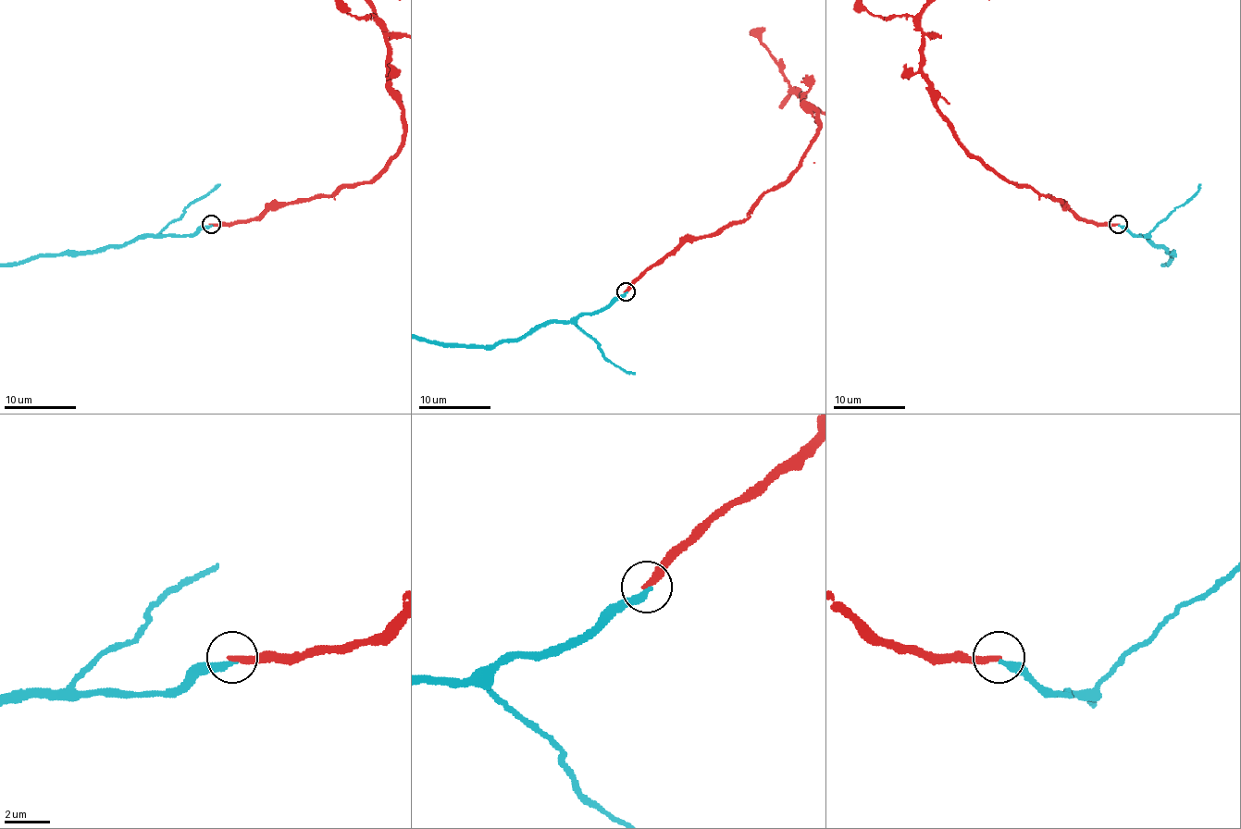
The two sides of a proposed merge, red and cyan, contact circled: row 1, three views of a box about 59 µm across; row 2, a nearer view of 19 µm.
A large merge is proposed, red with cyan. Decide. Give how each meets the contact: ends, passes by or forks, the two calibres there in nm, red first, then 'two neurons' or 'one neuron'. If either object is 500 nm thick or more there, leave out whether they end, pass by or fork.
red ends; cyan ends; calibres 320 and 280 nm; two neurons

